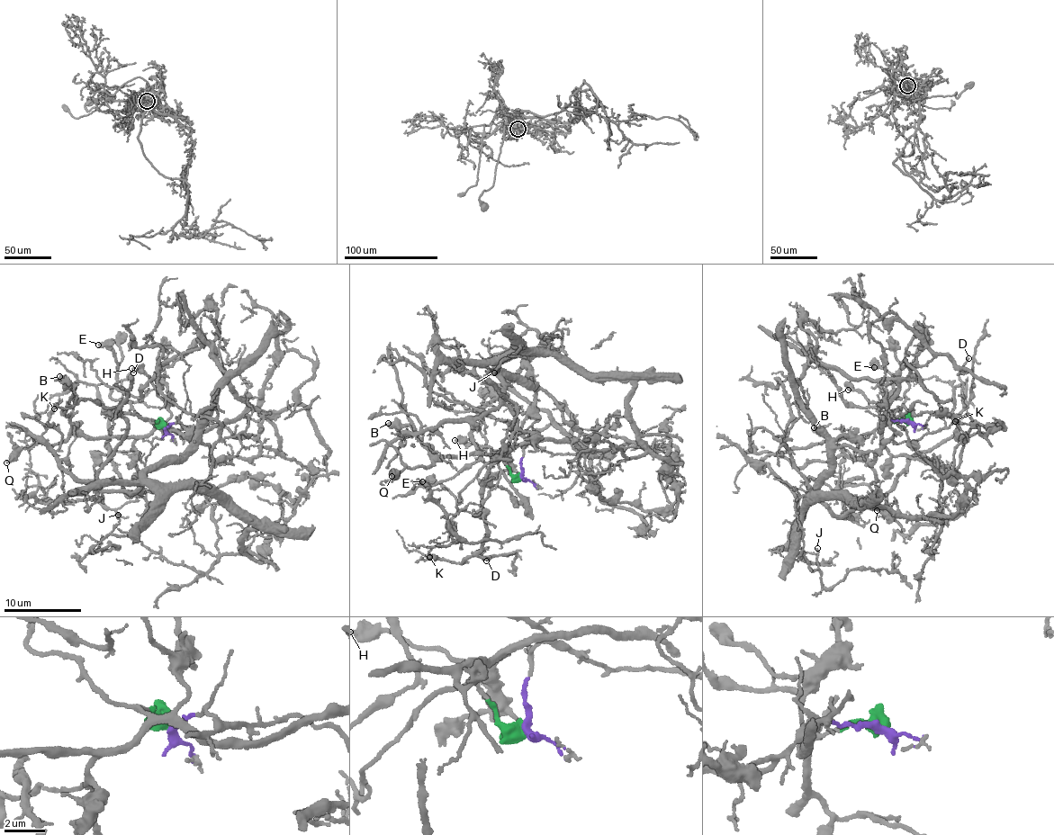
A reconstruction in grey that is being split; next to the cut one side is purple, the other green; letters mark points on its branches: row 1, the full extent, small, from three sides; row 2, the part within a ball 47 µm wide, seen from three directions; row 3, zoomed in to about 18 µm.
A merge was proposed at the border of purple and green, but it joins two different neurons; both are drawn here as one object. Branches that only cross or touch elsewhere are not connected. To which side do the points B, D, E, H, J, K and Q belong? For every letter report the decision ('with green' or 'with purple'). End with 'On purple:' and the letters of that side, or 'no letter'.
B: with green
D: with purple
E: with green
H: with green
J: with purple
K: with purple
Q: with green
On purple: D, J, K

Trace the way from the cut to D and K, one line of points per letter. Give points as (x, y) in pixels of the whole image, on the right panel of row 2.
D: (909, 421), (883, 419), (834, 442), (816, 491), (835, 516), (880, 509), (913, 458), (955, 432), (969, 357)
K: (909, 421), (834, 442), (816, 491), (835, 516), (880, 509), (913, 458), (955, 432), (965, 384), (955, 421)

